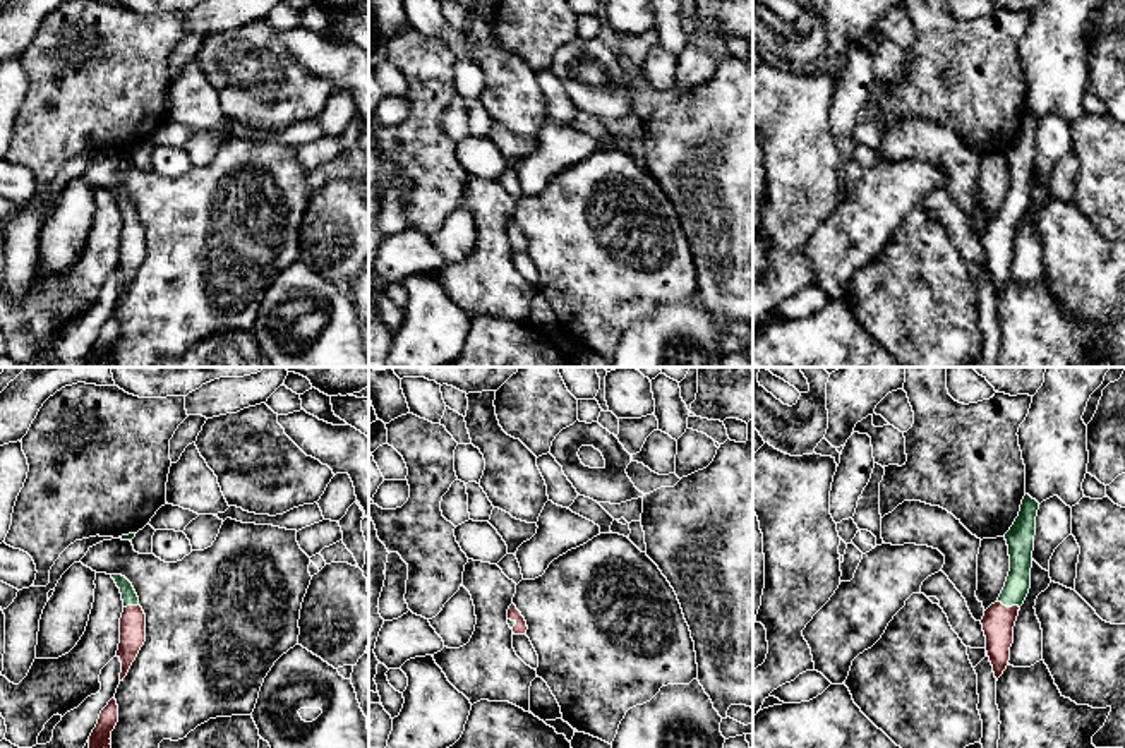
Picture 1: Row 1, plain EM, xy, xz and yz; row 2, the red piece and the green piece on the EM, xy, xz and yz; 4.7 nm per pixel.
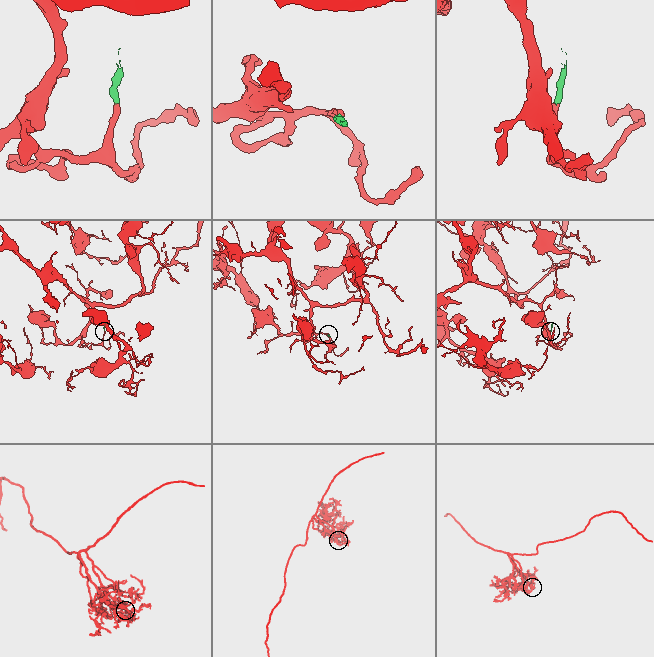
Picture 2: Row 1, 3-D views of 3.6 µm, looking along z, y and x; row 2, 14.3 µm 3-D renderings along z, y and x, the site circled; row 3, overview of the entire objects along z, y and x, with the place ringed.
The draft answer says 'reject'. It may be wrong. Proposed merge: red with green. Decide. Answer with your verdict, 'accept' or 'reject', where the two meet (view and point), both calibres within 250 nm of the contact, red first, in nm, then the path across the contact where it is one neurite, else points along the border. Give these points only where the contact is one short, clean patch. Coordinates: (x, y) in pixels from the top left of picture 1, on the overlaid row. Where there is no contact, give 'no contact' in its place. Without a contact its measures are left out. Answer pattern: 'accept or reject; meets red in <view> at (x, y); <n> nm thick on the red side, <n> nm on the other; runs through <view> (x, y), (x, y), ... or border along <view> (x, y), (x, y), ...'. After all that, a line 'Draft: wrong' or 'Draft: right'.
accept; meets red in yz at (1009, 608); 150 nm thick on the red side, 120 nm on the other; runs through yz (998, 621), (1009, 608), (1017, 584)
Draft: wrong

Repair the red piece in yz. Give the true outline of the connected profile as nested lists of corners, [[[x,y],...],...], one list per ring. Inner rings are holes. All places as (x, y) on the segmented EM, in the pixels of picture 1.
[[[1026,494],[1019,516],[1005,534],[1010,556],[1010,571],[1005,587],[998,600],[984,611],[981,619],[986,636],[986,652],[996,681],[1008,666],[1010,647],[1014,643],[1014,626],[1019,616],[1019,609],[1031,588],[1038,510],[1039,503]]]

